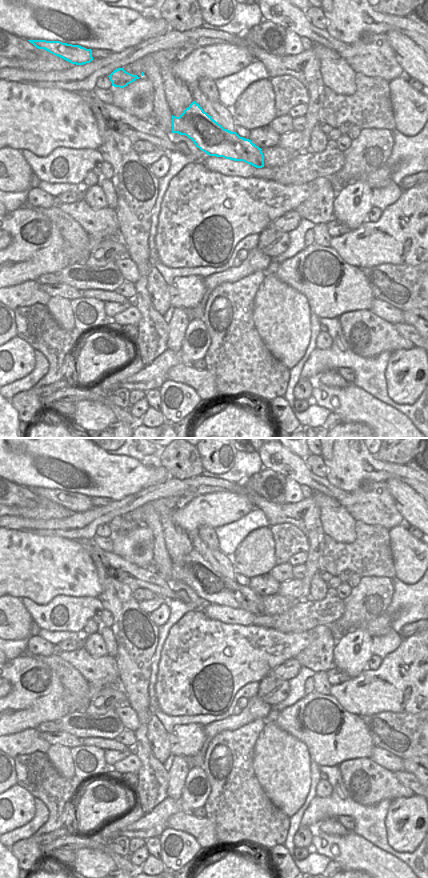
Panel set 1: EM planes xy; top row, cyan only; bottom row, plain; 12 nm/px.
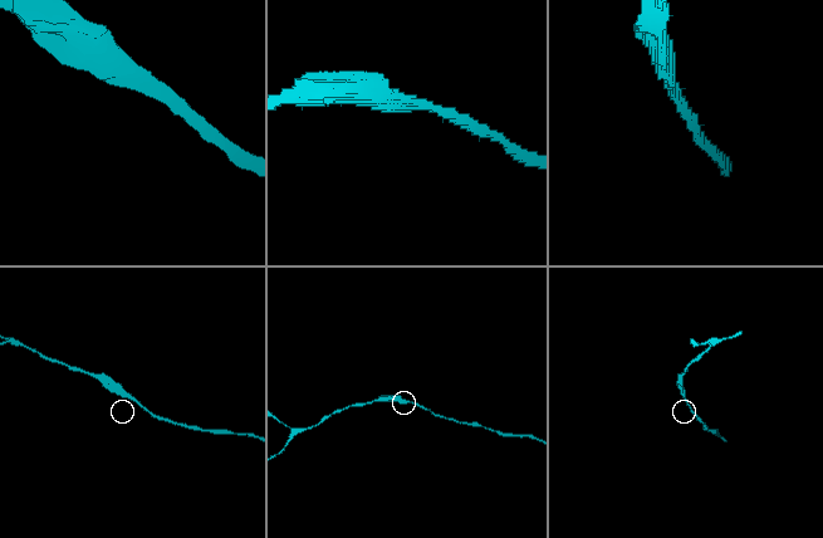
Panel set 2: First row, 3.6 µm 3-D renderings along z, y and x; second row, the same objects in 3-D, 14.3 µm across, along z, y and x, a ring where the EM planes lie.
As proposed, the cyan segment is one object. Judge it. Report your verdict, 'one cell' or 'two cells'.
one cell

